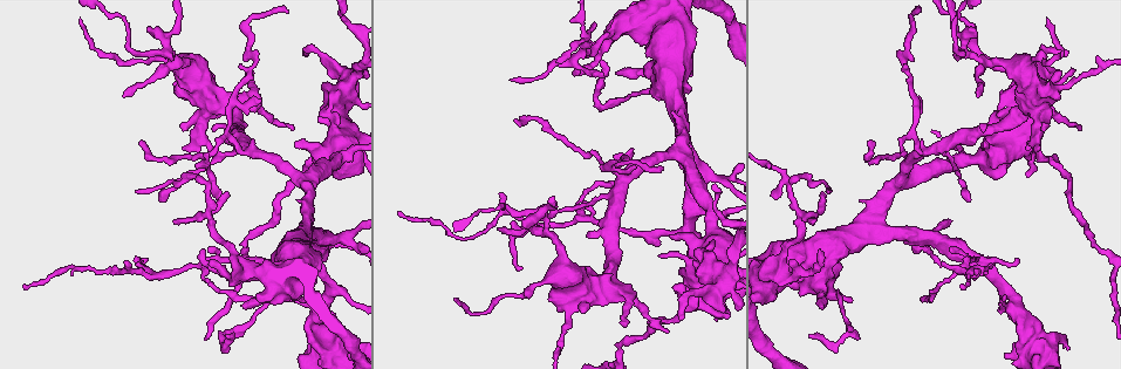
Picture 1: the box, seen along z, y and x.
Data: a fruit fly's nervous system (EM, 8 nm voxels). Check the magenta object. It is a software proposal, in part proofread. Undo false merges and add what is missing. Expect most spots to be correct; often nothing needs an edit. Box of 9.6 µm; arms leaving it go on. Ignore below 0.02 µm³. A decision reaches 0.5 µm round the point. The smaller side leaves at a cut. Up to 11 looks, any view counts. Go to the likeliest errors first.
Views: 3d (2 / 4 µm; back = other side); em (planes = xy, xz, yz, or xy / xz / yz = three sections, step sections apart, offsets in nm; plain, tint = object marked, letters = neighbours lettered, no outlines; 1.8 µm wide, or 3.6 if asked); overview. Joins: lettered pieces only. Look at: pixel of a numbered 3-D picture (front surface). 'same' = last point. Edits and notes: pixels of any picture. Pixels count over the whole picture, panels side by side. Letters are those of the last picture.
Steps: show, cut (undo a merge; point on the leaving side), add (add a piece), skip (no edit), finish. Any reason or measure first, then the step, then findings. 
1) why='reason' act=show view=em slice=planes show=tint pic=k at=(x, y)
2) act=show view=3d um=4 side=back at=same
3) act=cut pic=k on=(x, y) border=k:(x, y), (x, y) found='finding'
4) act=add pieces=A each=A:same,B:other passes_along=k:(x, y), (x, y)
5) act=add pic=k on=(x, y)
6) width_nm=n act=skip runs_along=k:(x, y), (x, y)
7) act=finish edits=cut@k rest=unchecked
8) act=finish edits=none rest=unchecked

why='abrupt turn' act=show view=3d um=2 pic=1 at=(164, 51)

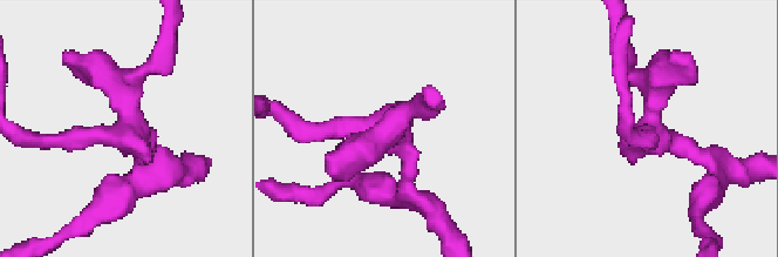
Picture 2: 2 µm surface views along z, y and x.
why='need the tissue' act=show view=em slice=xz step=8 show=tint pic=2 at=(129, 136)

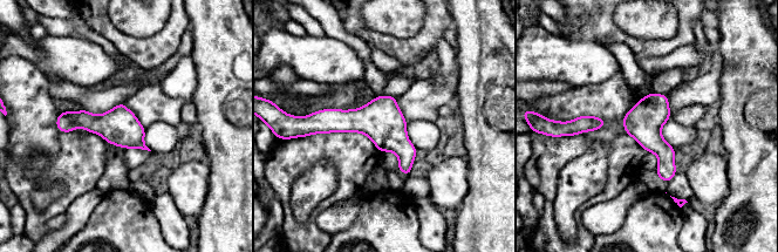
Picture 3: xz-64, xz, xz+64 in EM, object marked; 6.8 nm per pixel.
why='another direction' act=show view=em slice=planes show=letters at=same

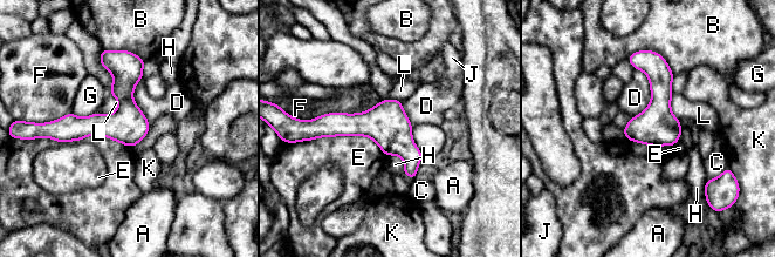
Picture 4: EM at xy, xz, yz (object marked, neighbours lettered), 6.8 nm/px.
act=skip each=A:other,B:other,C:other,D:other,E:other,F:other,G:other,H:other,J:other,K:other,L:other runs_along=4:(320, 121), (378, 124), (413, 175) found='all the same neuron'

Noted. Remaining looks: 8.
why='an open end' act=show view=em slice=planes show=tint pic=1 at=(228, 335)

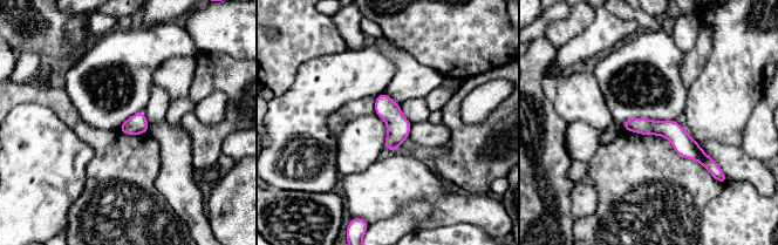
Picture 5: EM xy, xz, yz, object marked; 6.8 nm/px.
act=show view=em slice=planes show=letters at=same

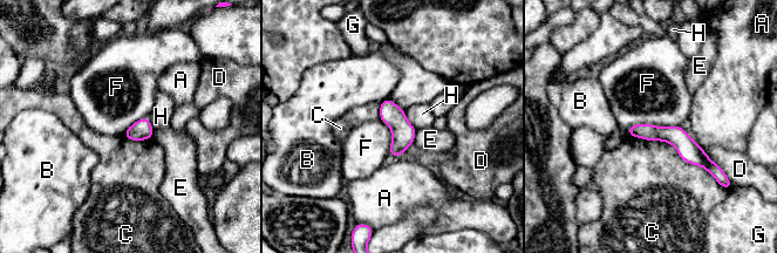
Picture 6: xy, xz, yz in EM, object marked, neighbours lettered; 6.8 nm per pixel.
act=skip each=A:other,B:other,C:other,D:other,E:other,F:other,G:other,H:other found='no lettered piece goes on from it'

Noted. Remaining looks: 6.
why='calibre changes' act=show view=em um=3.6 slice=xy step=16 show=letters pic=1 at=(1056, 88)

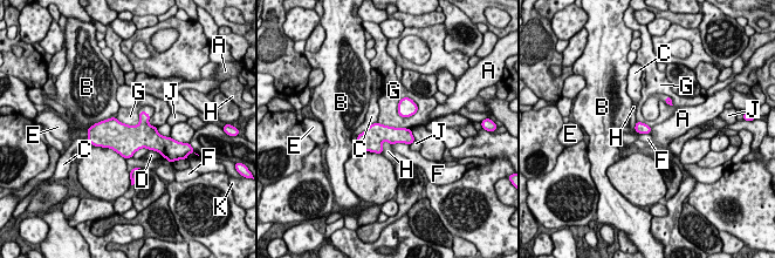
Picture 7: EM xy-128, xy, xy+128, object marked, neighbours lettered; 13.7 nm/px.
act=skip each=A:other,B:other,C:other,D:other,E:other,F:other,G:other,H:other,J:other,K:other border=7:(418, 106), (410, 116), (397, 113) found='all the same neuron'

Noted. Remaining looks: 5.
why='branch stops here' act=show view=3d um=4 pic=1 at=(659, 256)

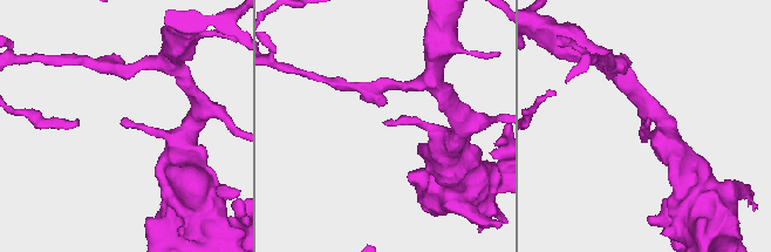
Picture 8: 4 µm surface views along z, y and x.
why='shape alone is not enough' act=show view=em slice=xy step=16 show=letters pic=8 at=(644, 122)

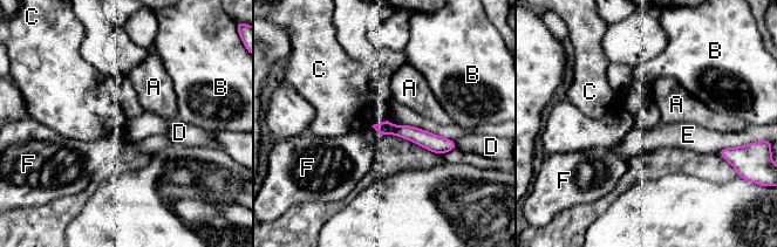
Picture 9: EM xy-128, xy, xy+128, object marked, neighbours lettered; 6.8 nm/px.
act=skip each=A:other,B:other,C:other,D:other,E:other,F:other runs_along=9:(377, 127), (451, 145) found='no lettered piece goes on from it'

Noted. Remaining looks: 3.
act=finish edits=none rest=unchecked

